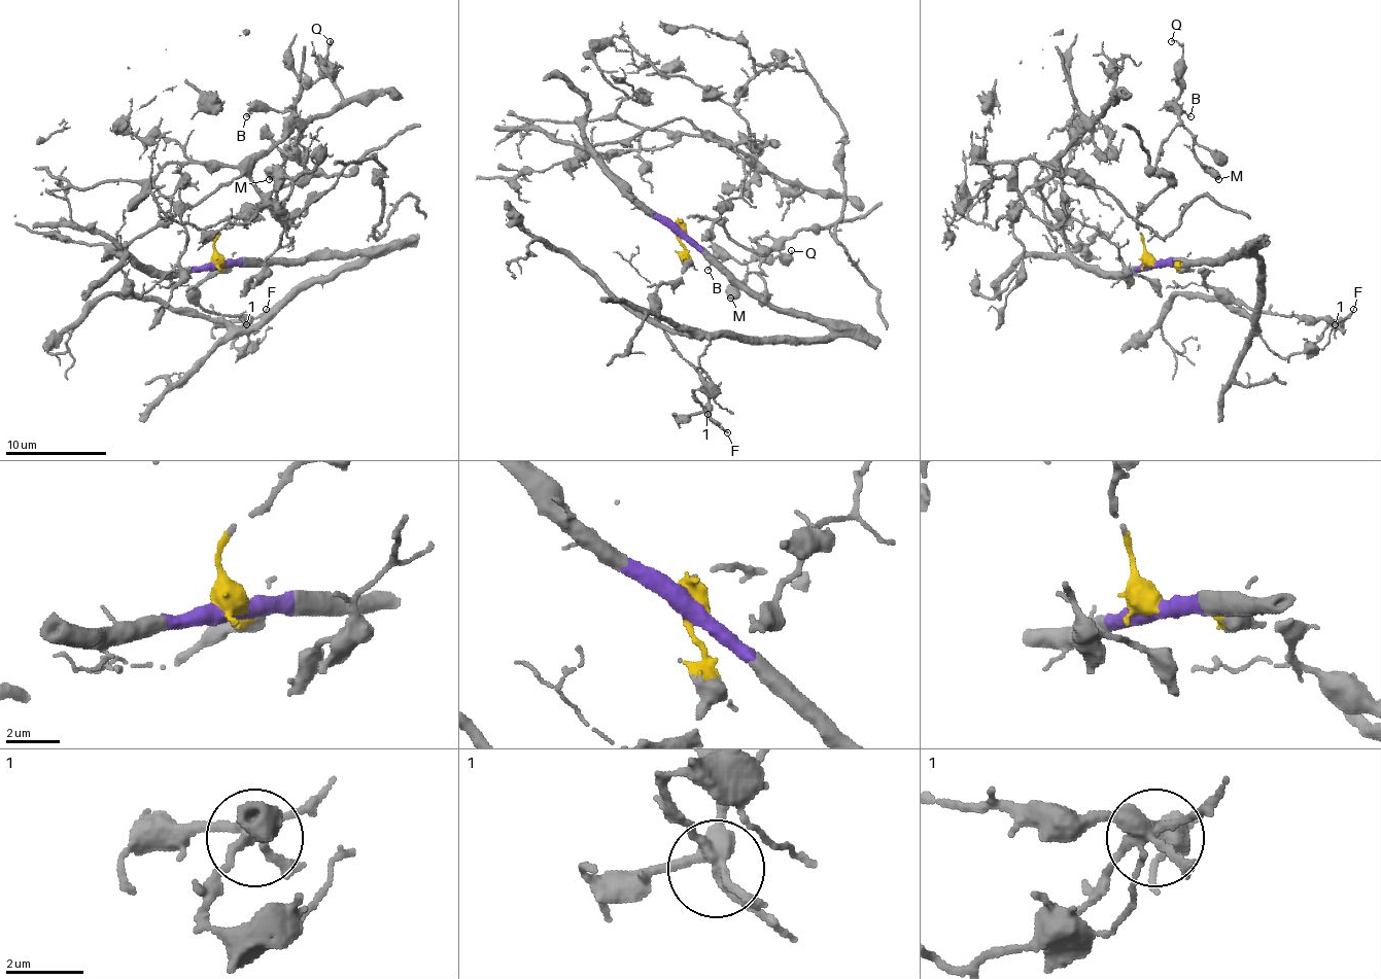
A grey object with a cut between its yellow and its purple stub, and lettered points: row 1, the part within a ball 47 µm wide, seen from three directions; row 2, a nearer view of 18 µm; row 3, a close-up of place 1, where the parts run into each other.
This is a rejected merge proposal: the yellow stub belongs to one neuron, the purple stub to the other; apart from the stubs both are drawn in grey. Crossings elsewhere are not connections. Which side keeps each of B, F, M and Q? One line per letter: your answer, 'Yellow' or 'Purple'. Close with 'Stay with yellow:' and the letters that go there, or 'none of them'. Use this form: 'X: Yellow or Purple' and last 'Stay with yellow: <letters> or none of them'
B: Yellow
F: Purple
M: Yellow
Q: Yellow
Stay with yellow: B, M, Q

